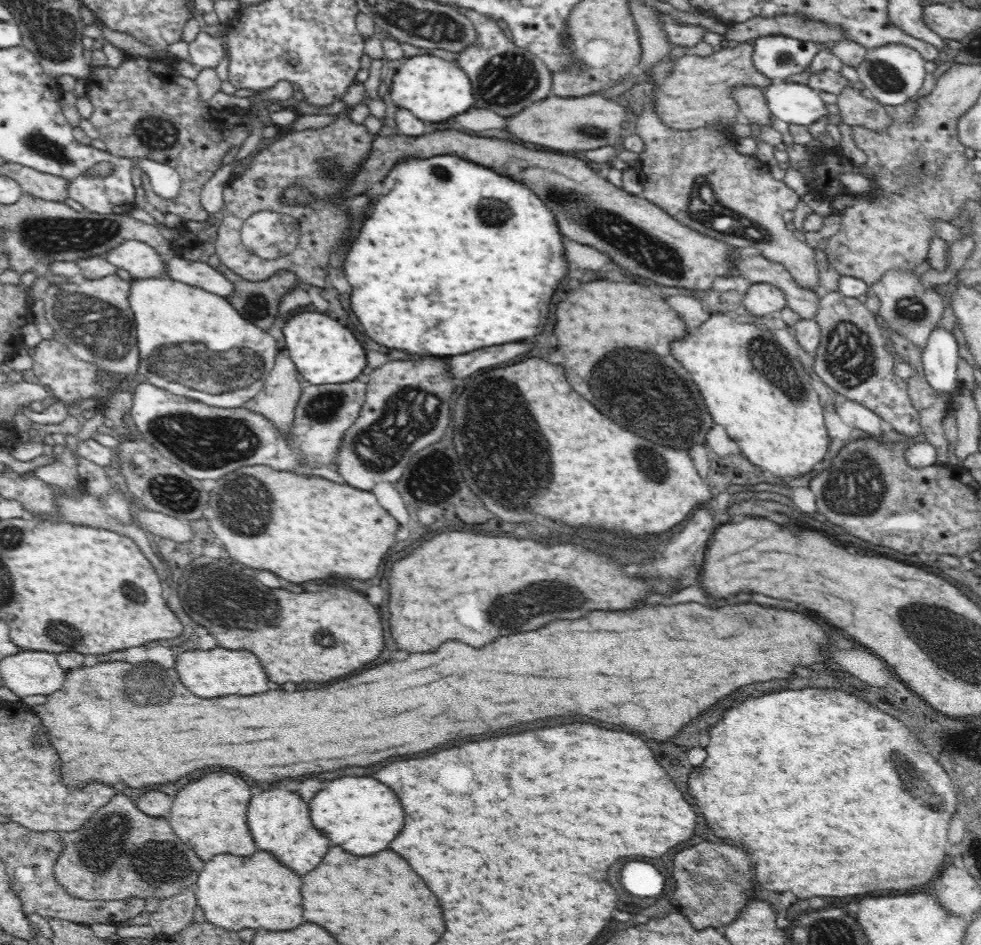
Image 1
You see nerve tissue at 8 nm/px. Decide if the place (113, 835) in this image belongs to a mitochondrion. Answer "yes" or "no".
yes

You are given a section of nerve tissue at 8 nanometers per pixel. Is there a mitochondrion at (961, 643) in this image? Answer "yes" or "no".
yes

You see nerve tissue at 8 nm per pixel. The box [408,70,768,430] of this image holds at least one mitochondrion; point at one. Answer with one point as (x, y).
(646, 248)

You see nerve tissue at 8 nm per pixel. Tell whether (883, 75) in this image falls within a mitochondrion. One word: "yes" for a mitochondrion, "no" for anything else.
yes

